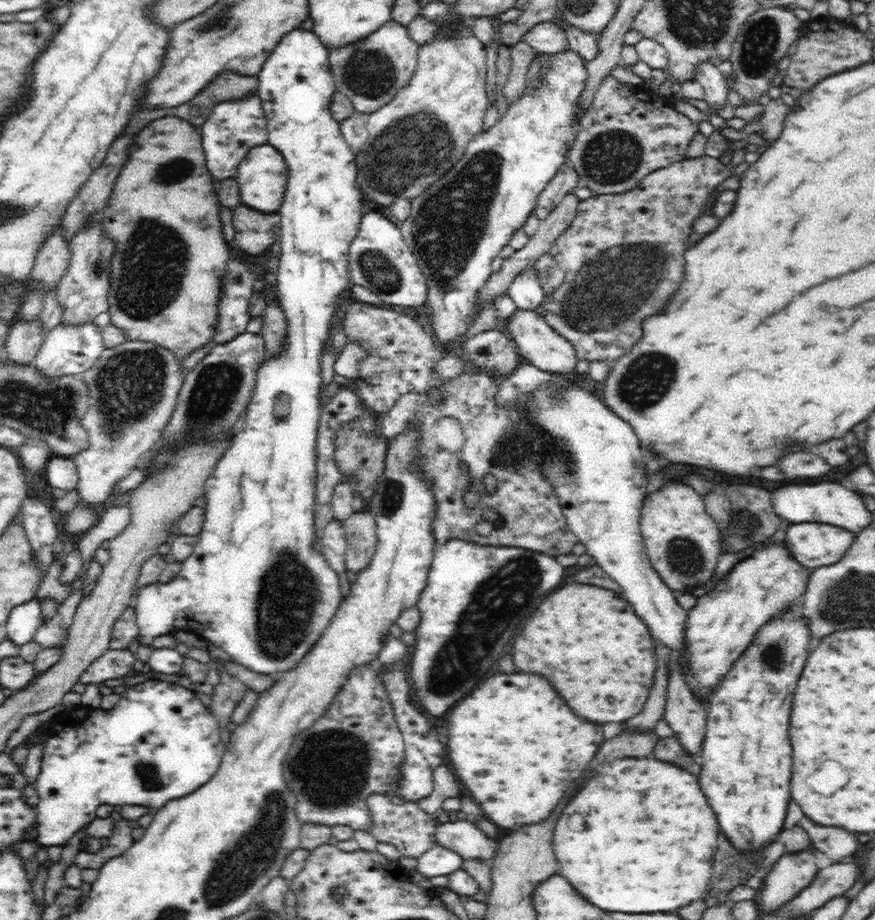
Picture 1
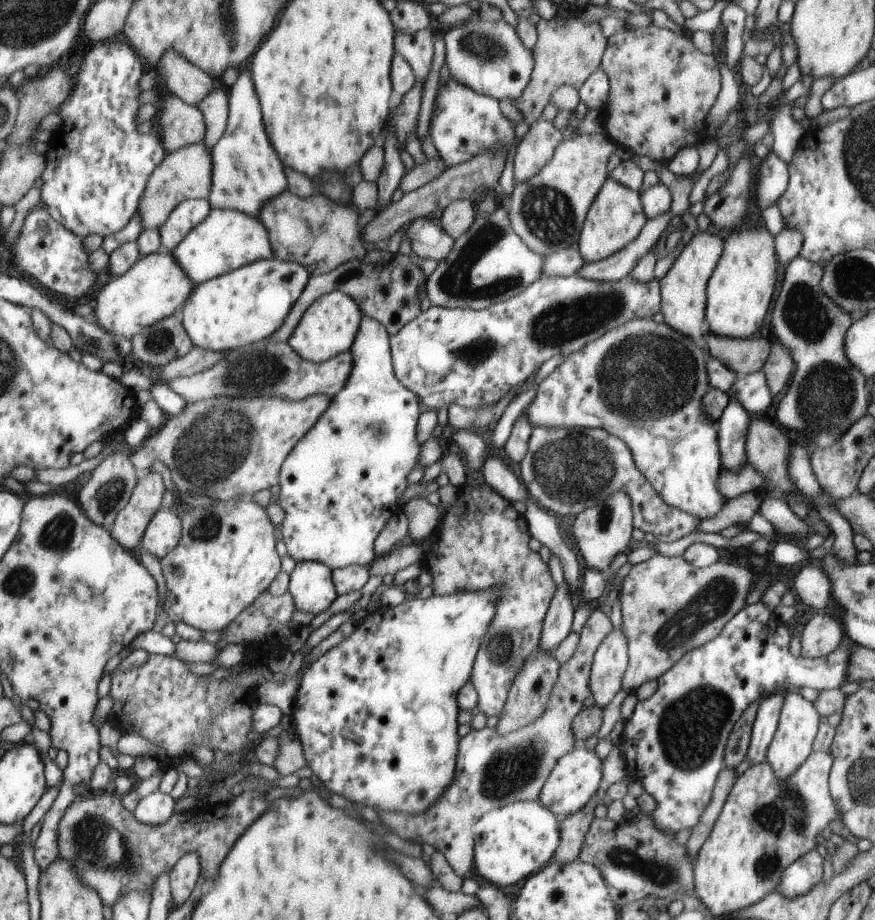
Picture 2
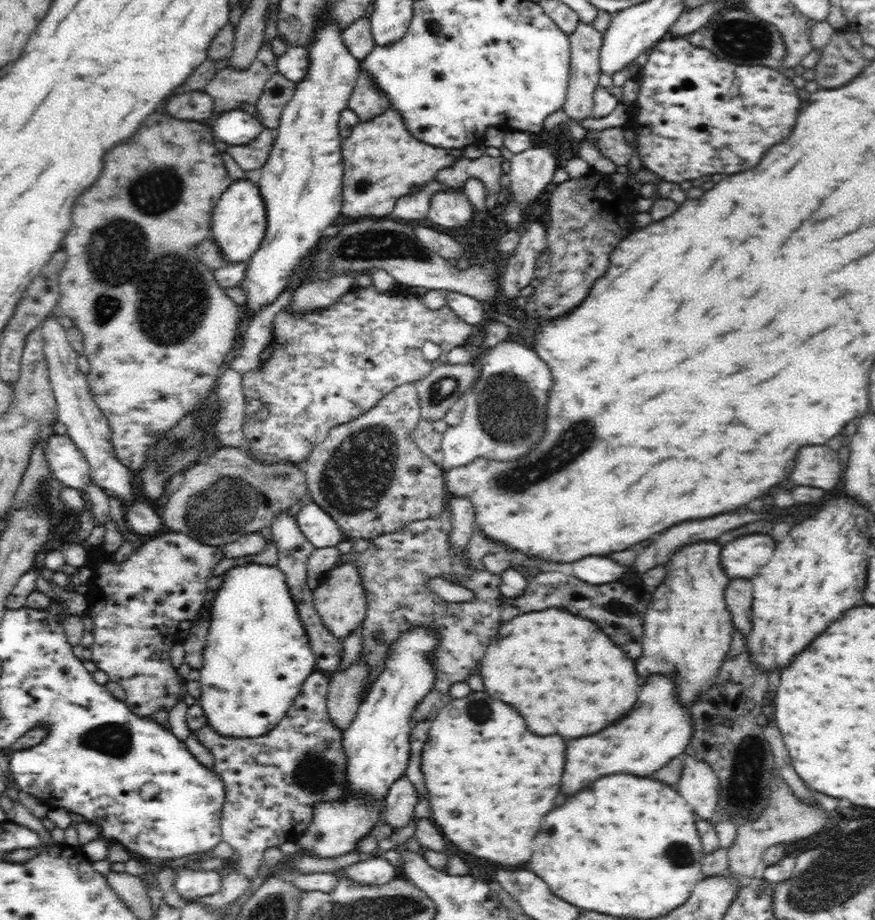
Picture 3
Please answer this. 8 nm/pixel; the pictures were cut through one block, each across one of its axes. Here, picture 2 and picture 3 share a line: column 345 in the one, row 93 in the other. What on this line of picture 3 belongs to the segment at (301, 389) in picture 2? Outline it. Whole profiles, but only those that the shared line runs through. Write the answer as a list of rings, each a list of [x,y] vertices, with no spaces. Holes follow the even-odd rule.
[[[360,71],[348,108],[358,115],[360,121],[366,122],[390,107],[388,100],[388,96],[376,87],[376,81],[366,71]]]

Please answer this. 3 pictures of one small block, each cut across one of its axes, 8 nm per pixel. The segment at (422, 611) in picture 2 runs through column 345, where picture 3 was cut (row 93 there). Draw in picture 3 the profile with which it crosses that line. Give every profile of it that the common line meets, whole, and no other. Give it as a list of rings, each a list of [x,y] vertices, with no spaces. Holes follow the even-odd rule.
[[[687,37],[660,39],[648,52],[648,60],[642,66],[639,76],[640,91],[633,102],[629,102],[629,126],[636,132],[636,146],[640,155],[640,162],[643,168],[657,174],[660,180],[681,183],[684,180],[691,180],[699,183],[700,178],[706,174],[736,174],[756,166],[766,151],[778,142],[787,139],[795,127],[797,114],[803,102],[799,98],[798,89],[783,73],[782,69],[770,68],[766,66],[735,65],[725,60],[720,60],[712,51],[704,46],[694,46]]]

